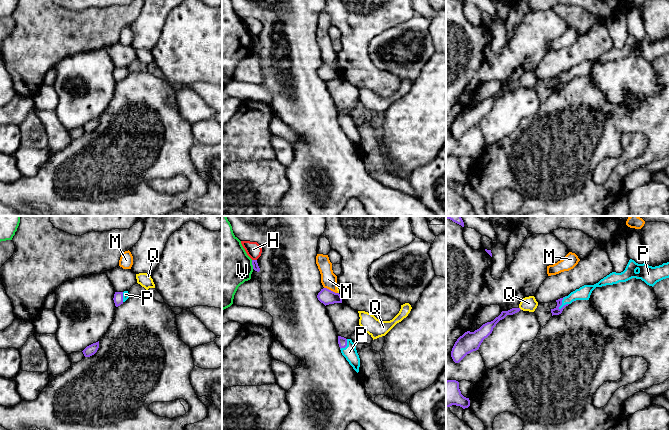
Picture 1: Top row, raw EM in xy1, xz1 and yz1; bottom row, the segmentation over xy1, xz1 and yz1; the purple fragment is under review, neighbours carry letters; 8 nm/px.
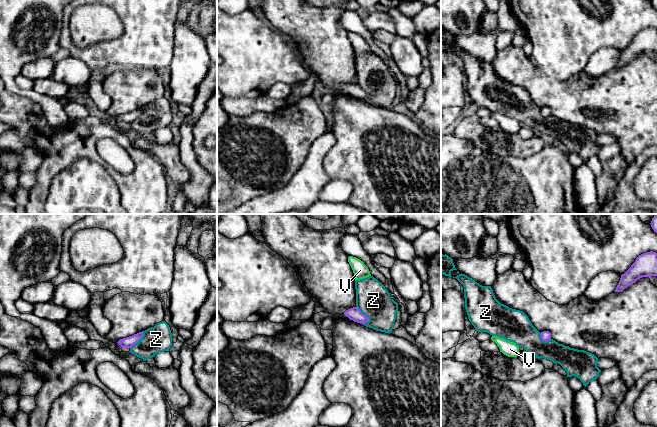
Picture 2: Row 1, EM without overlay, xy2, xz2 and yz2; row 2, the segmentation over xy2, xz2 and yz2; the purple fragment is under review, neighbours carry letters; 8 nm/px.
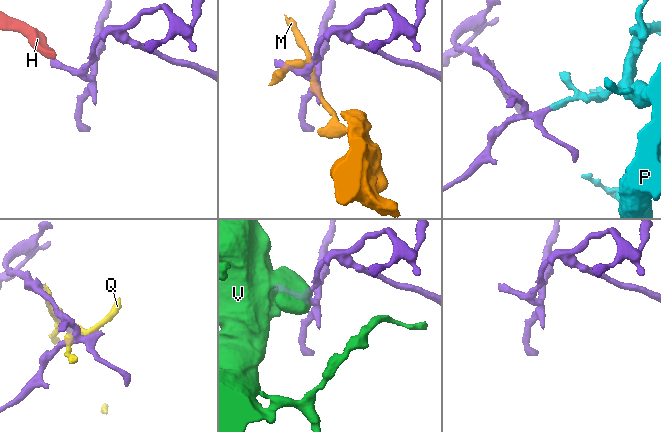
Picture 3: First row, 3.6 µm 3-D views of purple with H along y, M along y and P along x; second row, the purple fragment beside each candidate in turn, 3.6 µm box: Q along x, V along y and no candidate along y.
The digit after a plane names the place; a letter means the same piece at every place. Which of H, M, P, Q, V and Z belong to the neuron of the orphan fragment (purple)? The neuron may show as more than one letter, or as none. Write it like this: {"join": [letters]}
{"join": ["P"]}

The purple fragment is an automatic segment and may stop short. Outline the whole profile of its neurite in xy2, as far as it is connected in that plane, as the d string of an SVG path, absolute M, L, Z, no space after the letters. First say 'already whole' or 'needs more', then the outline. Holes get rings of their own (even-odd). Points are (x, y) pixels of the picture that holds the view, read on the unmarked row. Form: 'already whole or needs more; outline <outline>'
already whole; outline M143 107L132 112L120 115L117 119L122 124L131 124L134 120L136 120L143 112Z

